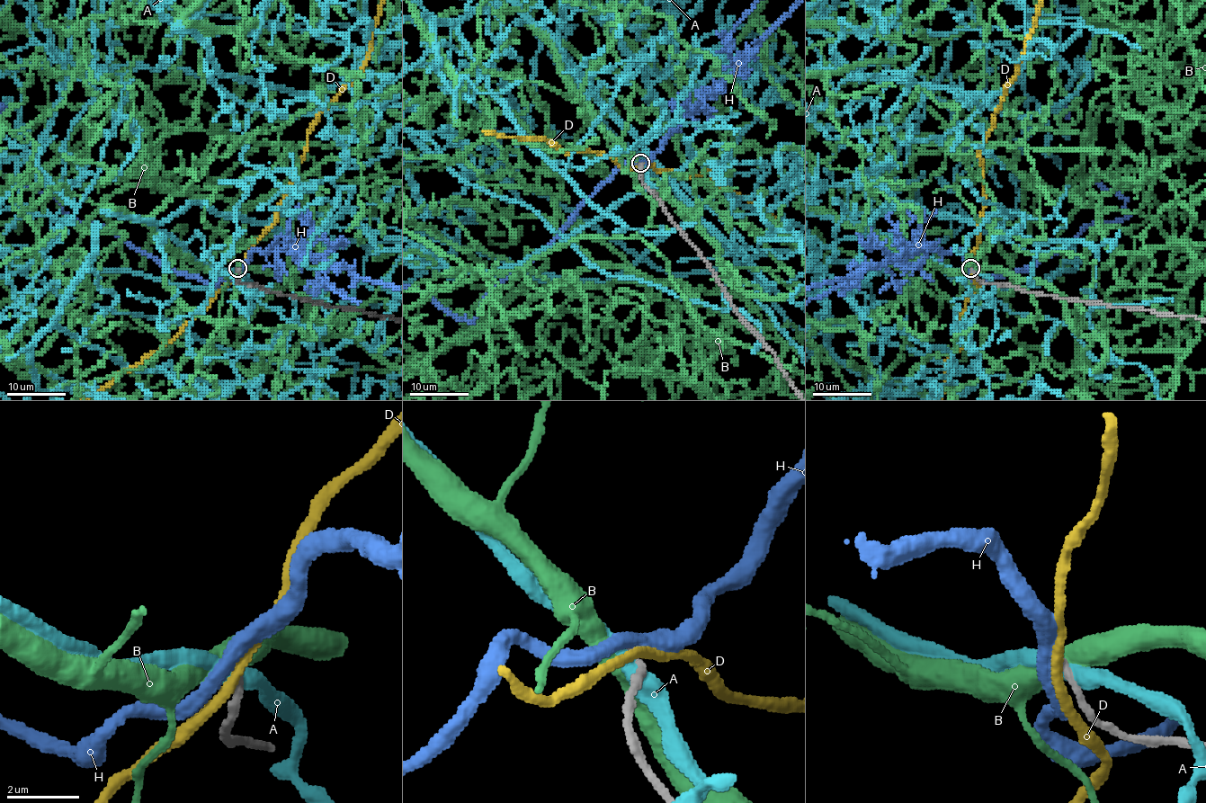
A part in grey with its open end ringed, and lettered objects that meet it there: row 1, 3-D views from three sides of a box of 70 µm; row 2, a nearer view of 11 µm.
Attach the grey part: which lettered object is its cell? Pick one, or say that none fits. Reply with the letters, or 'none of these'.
H

